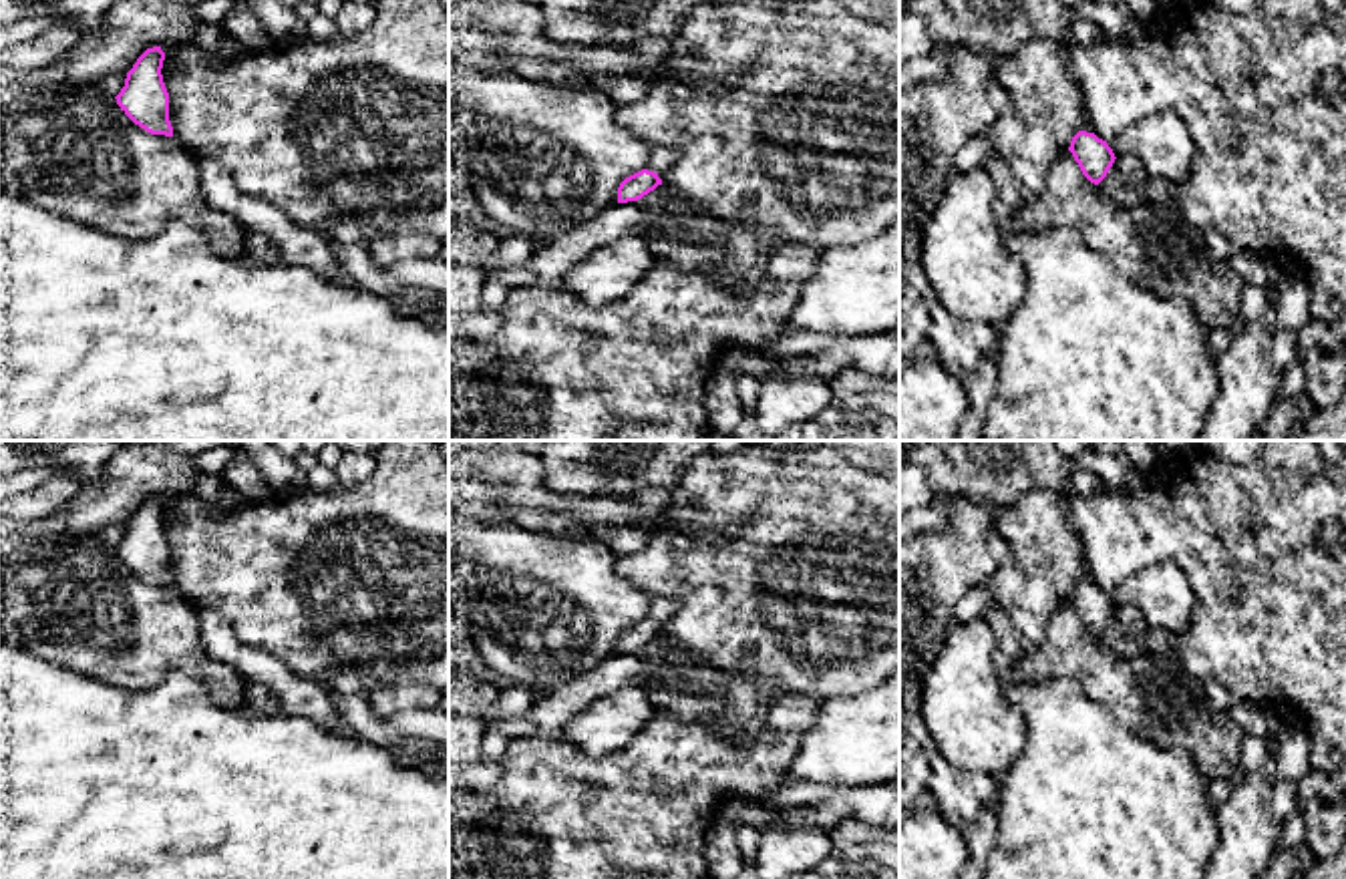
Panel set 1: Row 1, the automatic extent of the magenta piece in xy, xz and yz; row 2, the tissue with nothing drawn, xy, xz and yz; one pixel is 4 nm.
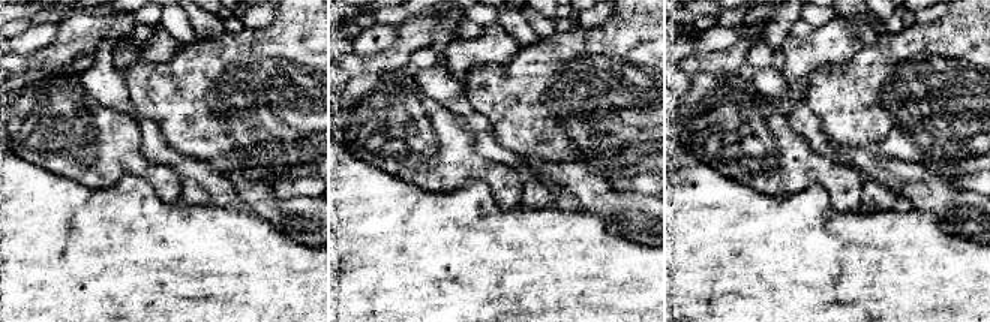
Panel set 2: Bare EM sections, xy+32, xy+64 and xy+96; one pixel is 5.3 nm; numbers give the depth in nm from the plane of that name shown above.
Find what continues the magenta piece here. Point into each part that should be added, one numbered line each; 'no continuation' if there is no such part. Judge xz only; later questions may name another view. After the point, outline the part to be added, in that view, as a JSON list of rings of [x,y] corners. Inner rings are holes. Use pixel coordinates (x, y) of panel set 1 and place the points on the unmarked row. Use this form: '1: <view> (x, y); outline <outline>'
1: xz (660, 610); outline [[[652,597],[650,609],[644,620],[654,622],[660,630],[664,630],[674,611],[676,611],[674,601],[664,597]]]

